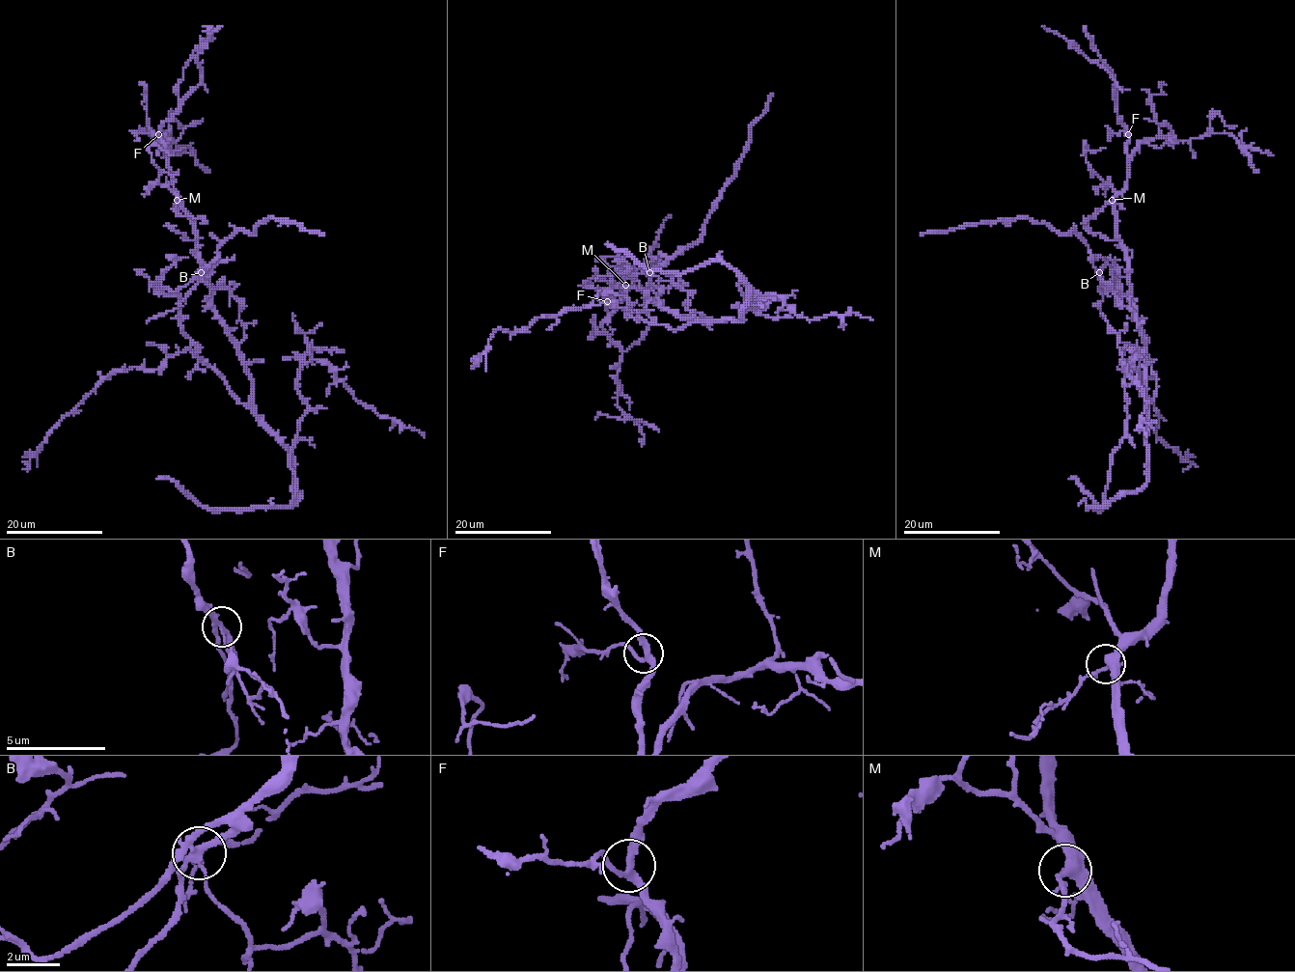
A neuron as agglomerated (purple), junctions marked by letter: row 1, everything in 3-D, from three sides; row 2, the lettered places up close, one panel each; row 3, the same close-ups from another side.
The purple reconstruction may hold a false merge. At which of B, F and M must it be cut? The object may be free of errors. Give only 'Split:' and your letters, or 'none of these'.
Split: B

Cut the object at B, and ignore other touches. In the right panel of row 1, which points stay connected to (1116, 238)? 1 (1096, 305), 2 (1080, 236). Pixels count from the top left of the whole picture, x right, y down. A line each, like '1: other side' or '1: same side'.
1: other side
2: other side

